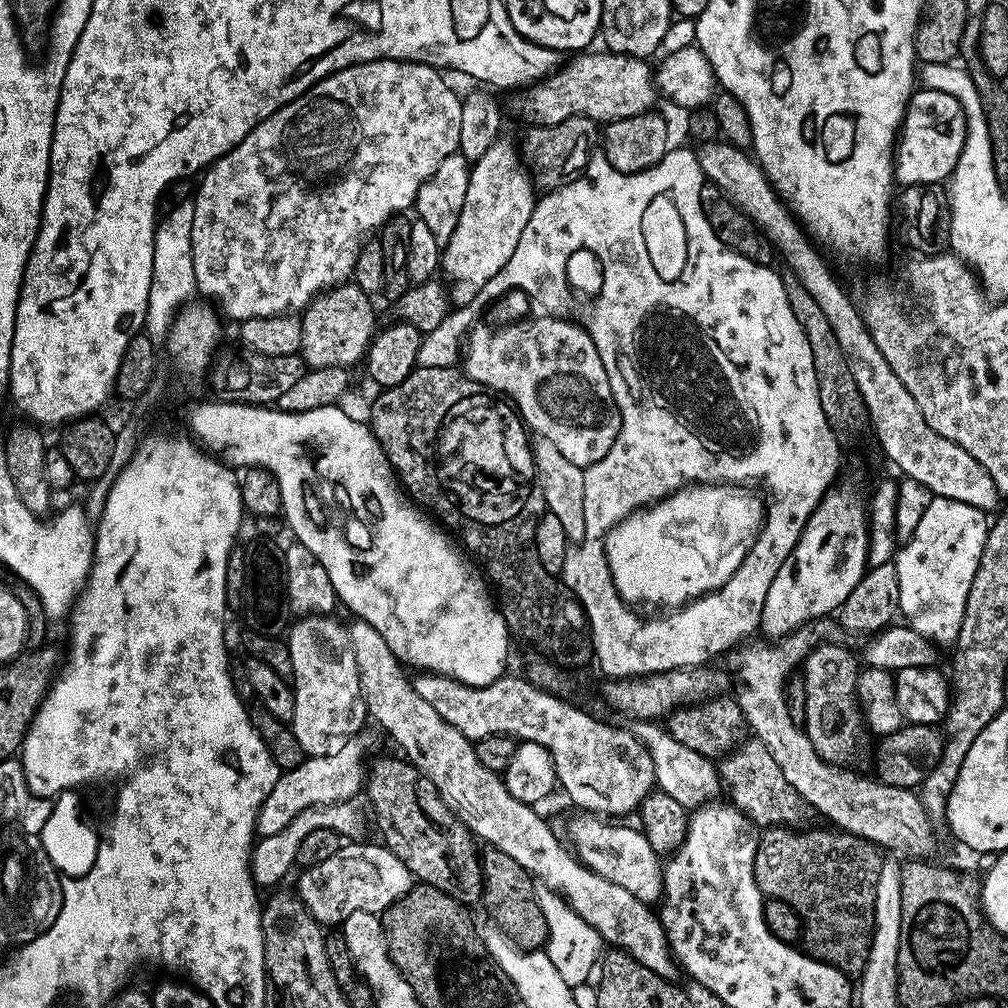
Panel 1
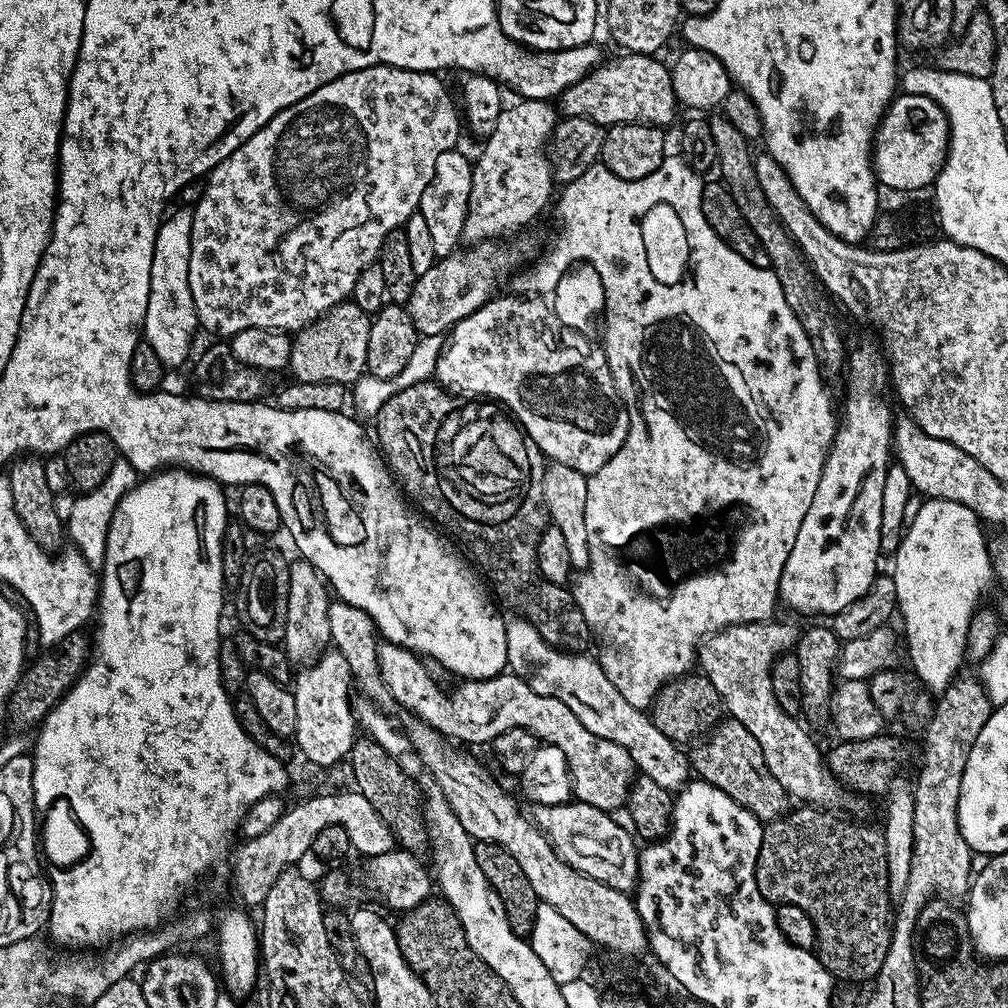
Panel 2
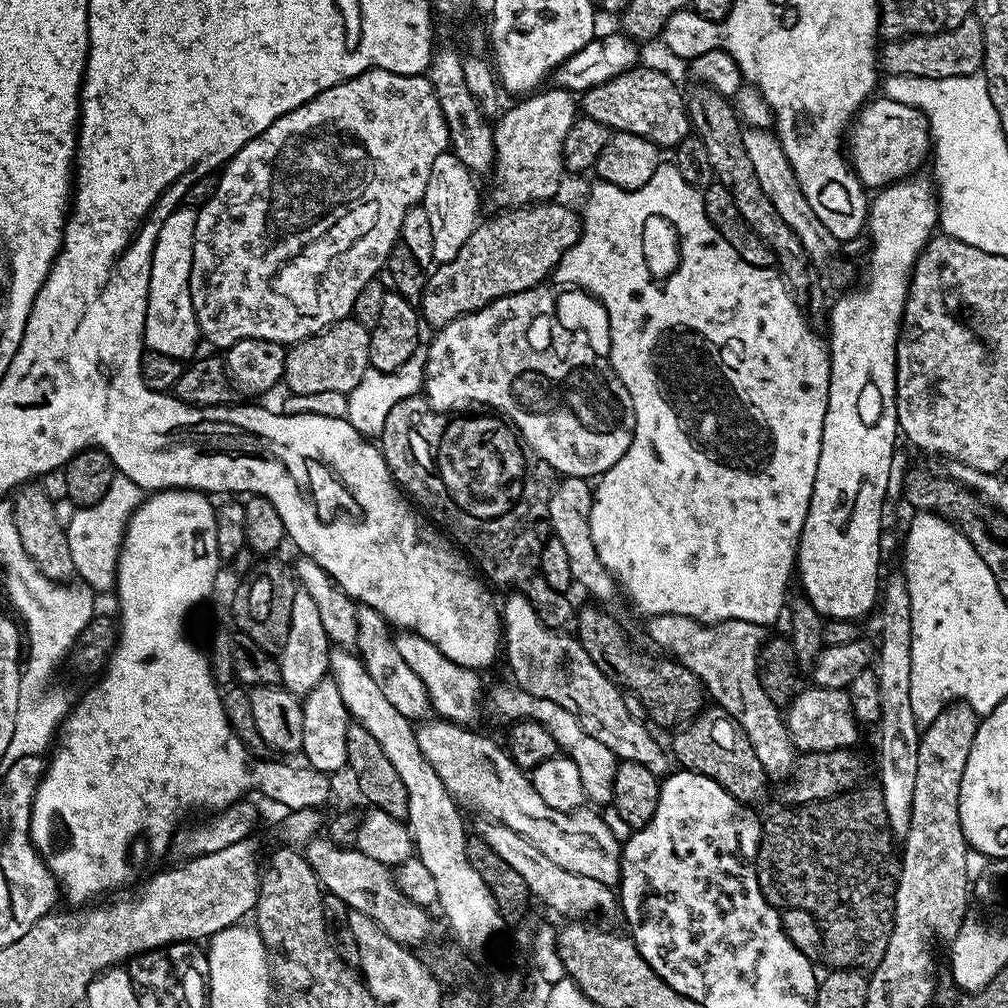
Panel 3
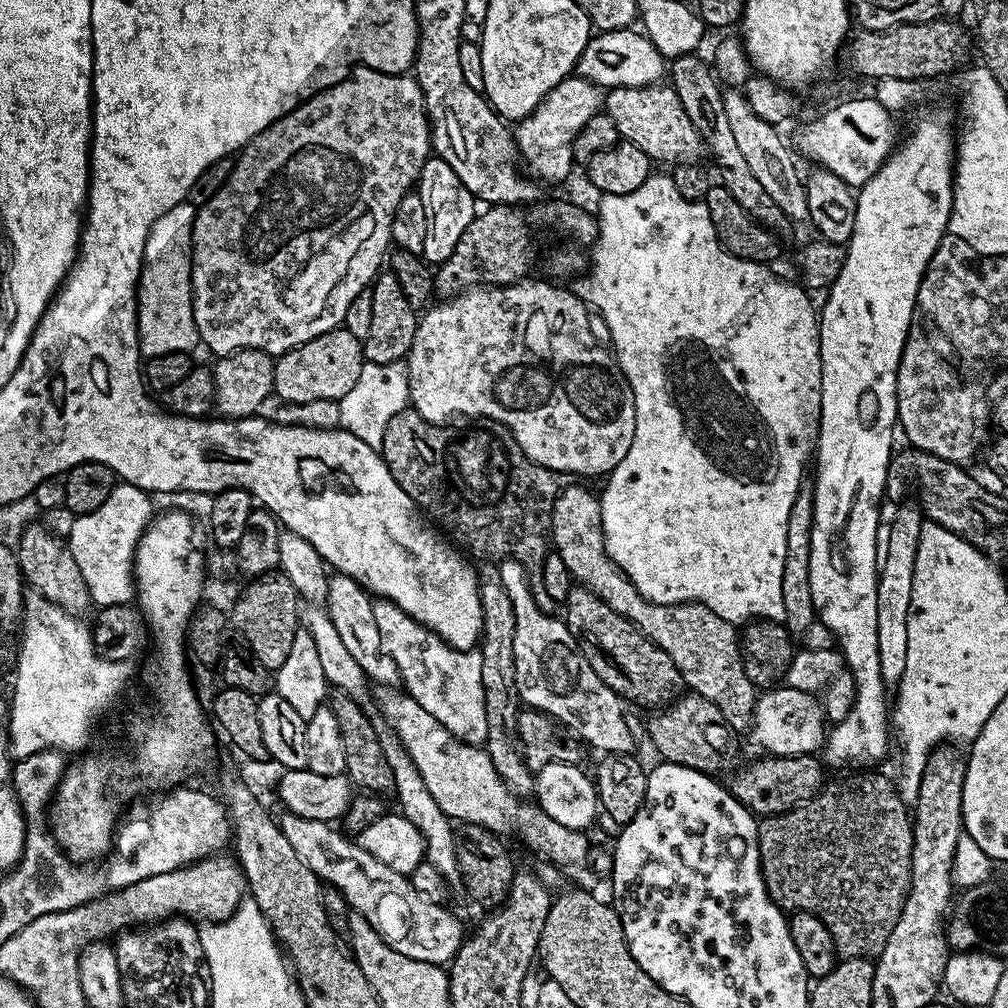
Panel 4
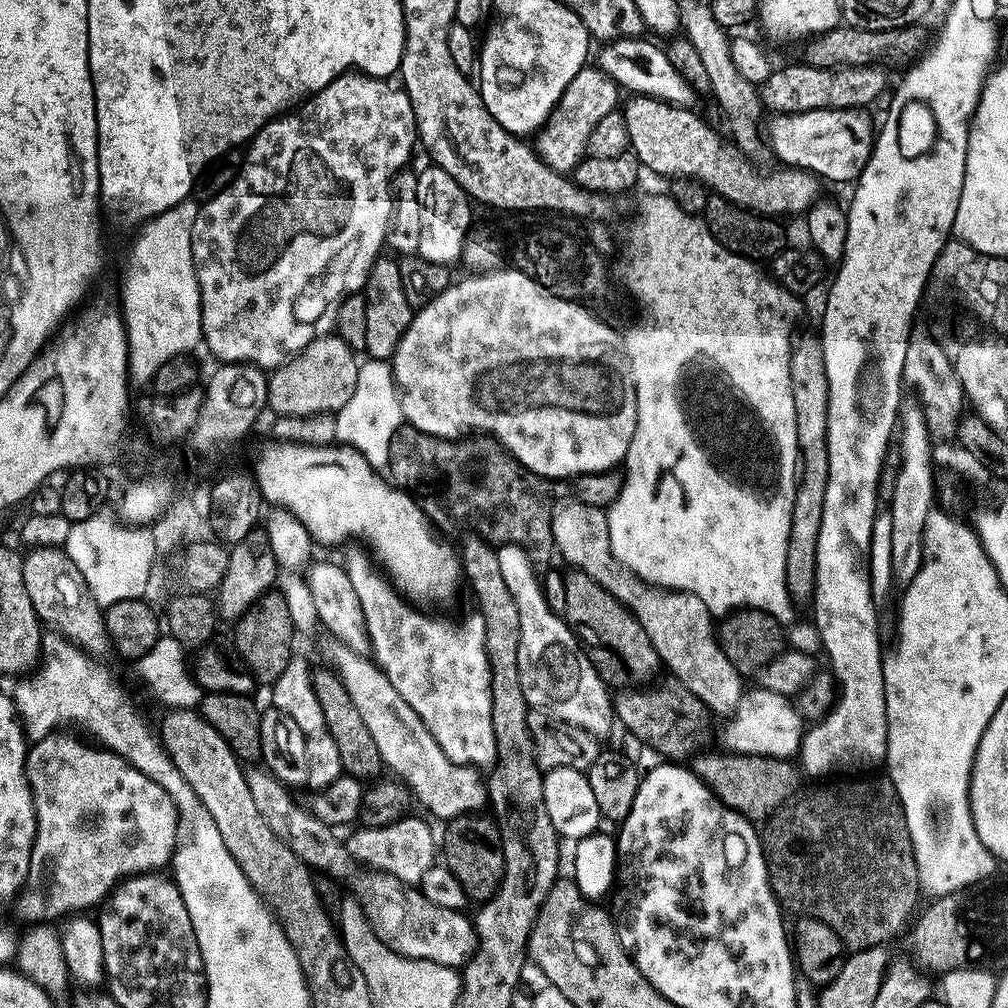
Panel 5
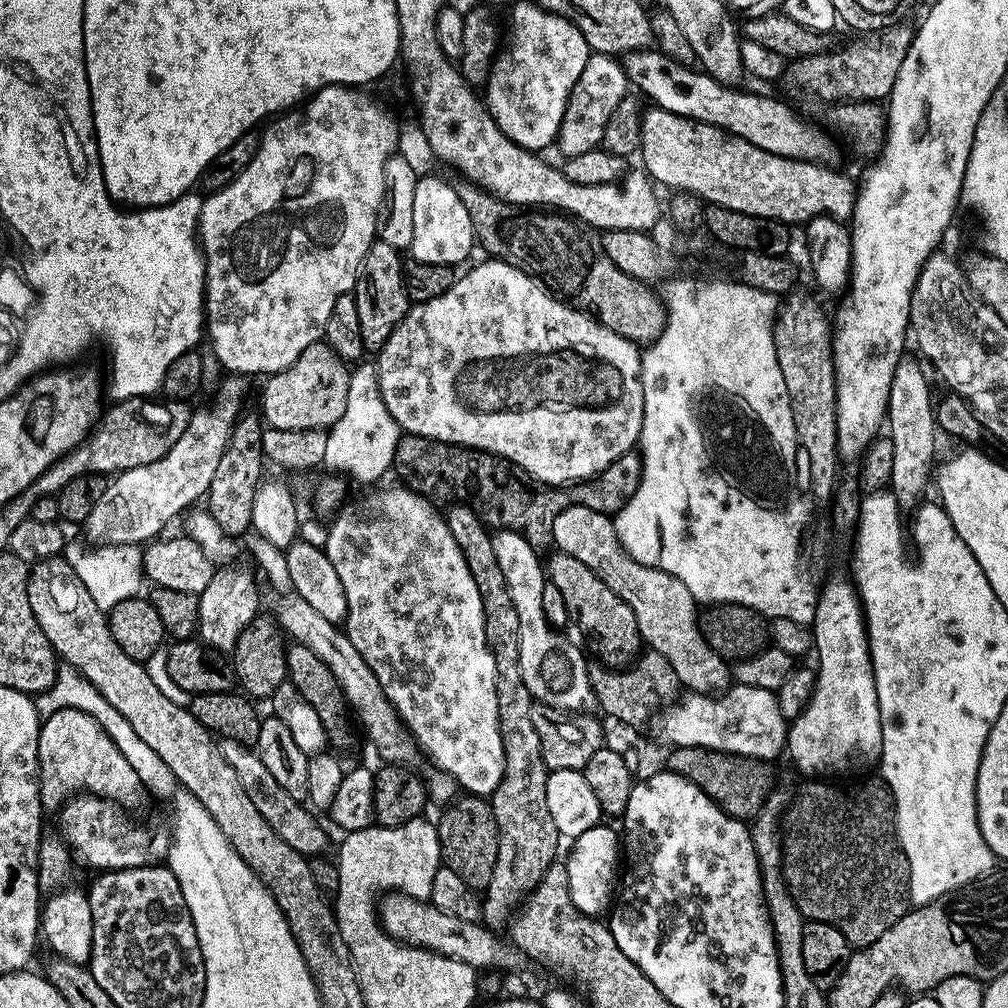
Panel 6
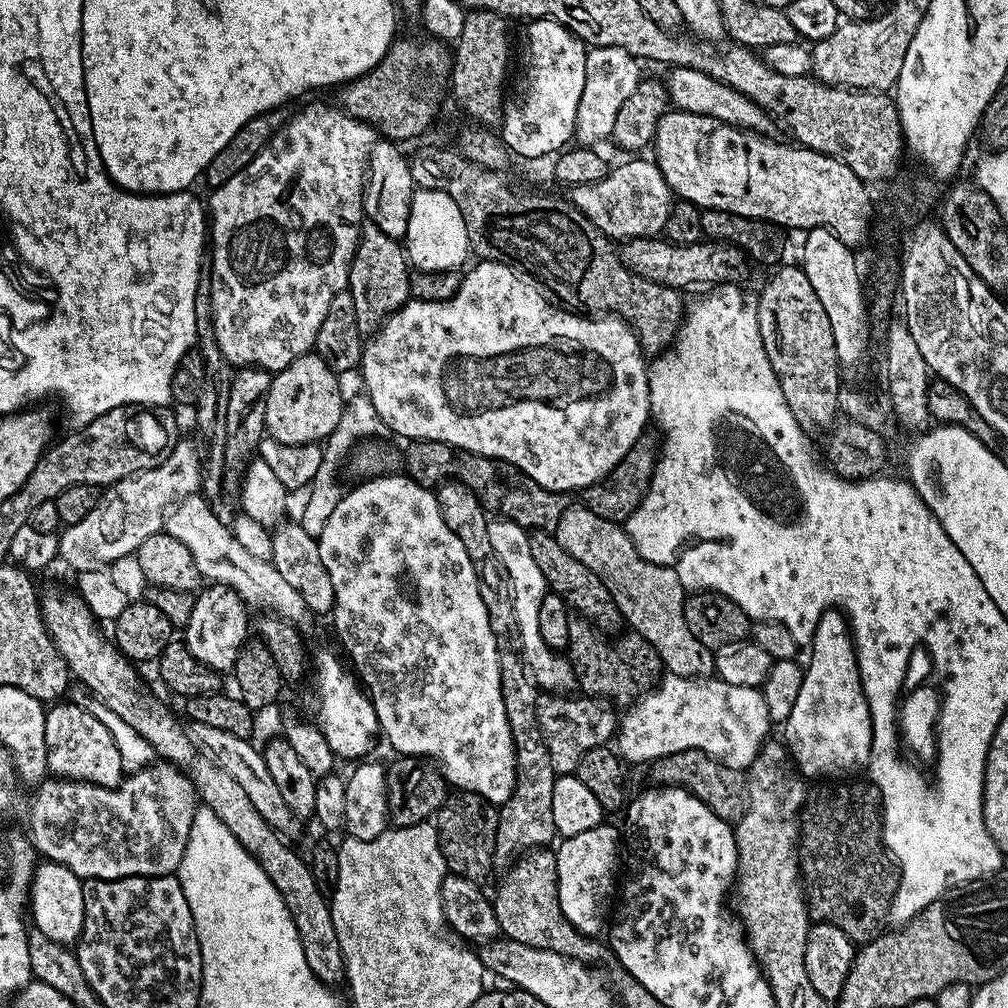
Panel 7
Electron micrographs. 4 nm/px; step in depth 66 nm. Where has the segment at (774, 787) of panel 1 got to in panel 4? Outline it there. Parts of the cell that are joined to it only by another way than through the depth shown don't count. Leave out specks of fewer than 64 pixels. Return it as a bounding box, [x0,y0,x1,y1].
[648,694,737,774]

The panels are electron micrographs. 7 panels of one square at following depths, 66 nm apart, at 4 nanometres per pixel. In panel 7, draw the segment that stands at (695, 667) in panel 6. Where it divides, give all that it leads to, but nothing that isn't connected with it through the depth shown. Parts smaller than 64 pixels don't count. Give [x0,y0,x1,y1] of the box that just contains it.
[554,506,713,678]

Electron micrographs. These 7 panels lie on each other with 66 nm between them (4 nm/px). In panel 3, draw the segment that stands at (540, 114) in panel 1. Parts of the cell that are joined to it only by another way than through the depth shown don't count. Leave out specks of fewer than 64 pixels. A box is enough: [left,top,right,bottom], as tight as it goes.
[583,66,690,149]

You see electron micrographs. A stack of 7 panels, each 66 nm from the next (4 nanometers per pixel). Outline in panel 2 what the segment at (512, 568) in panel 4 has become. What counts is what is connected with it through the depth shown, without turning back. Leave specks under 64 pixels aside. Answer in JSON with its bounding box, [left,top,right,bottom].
[506,618,690,790]

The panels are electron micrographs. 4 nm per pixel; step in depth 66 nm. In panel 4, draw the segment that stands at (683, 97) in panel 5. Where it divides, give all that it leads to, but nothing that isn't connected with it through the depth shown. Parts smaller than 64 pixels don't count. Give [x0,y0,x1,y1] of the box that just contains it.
[574,28,667,90]

